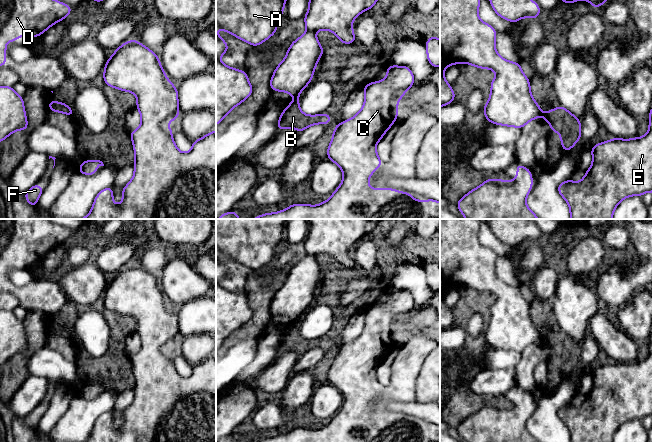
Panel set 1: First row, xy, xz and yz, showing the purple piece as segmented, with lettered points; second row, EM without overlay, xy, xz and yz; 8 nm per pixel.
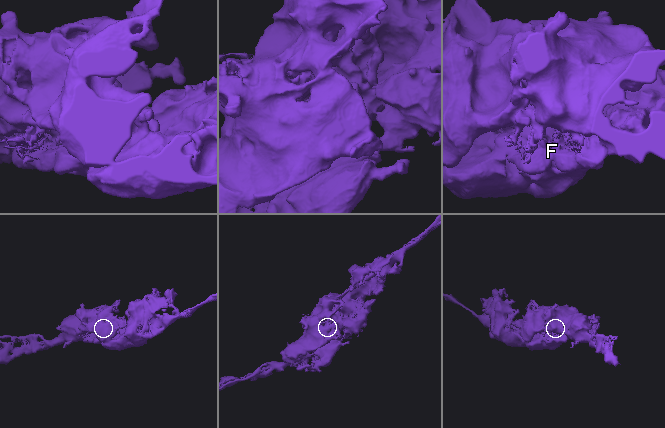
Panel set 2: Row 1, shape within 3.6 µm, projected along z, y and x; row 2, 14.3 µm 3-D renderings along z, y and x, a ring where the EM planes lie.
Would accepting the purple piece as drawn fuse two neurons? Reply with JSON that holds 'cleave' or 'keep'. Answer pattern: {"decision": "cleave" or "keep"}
{"decision": "cleave"}

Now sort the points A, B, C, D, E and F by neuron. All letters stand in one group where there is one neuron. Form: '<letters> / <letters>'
A C D E F / B

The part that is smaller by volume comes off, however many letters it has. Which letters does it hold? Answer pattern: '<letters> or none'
B

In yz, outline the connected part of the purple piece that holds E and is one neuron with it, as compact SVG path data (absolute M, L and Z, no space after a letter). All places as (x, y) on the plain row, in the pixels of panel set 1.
M652 332L649 336L649 355L644 361L634 363L611 362L590 372L592 388L580 406L567 404L557 411L559 418L566 424L570 432L570 442L612 442L617 429L629 420L642 420L652 416Z

